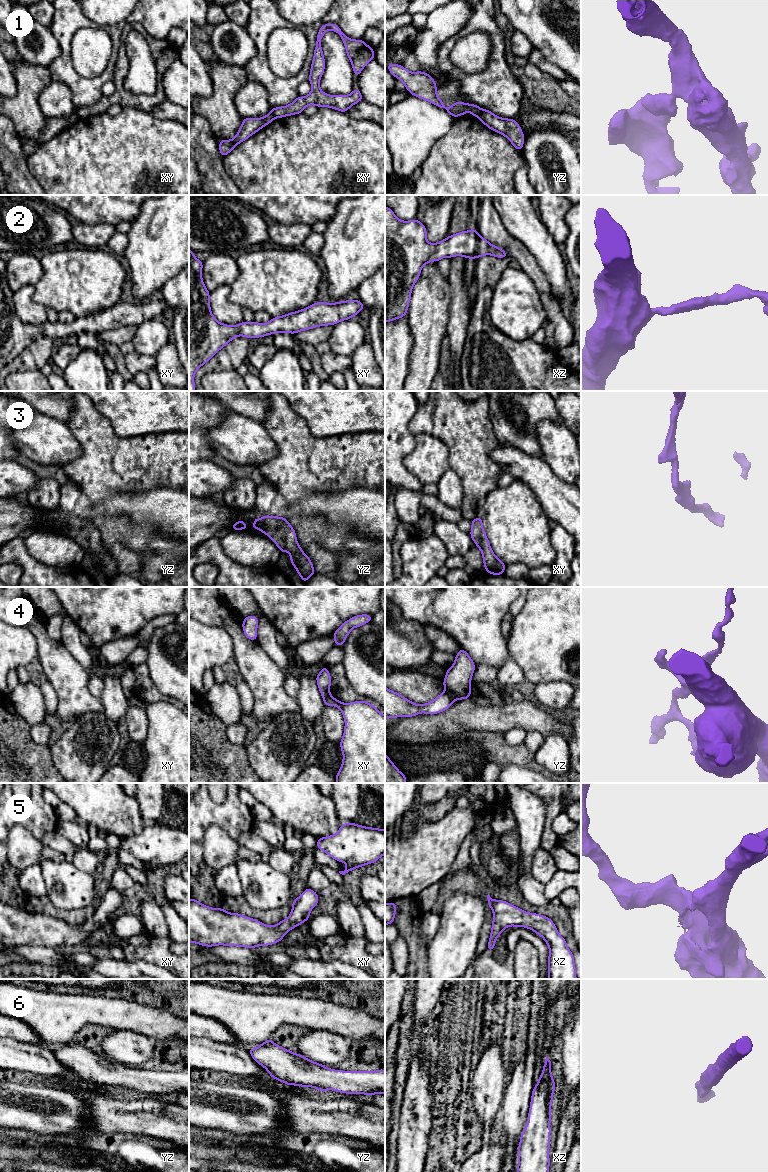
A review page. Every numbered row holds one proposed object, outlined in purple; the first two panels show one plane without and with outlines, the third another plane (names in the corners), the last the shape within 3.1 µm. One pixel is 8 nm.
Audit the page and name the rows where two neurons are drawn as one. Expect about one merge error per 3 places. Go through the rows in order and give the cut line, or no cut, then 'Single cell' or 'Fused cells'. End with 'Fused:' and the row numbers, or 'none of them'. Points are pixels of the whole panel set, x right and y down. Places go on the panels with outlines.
1: Split along yz (482, 109), (477, 116). Fused cells
2: No split. Single cell
3: No split. Single cell
4: Split along yz (445, 691), (454, 700). Fused cells
5: No split. Single cell
6: No split. Single cell
Fused: 1, 4

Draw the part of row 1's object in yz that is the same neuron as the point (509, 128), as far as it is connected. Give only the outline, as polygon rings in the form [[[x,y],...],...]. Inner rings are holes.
[[[482,109],[479,120],[489,129],[505,136],[518,151],[522,151],[524,134],[515,119],[501,118],[487,109]]]

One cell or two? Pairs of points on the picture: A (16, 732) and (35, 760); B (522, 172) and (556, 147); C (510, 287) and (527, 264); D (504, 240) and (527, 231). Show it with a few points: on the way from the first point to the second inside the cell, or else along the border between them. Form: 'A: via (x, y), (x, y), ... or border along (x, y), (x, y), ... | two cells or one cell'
A: via (16, 739), (28, 753) | one cell
B: border along (526, 166), (528, 181), (531, 184) | two cells
C: border along (519, 267), (531, 279), (537, 289) | two cells
D: border along (499, 216), (504, 228), (529, 252) | two cells

